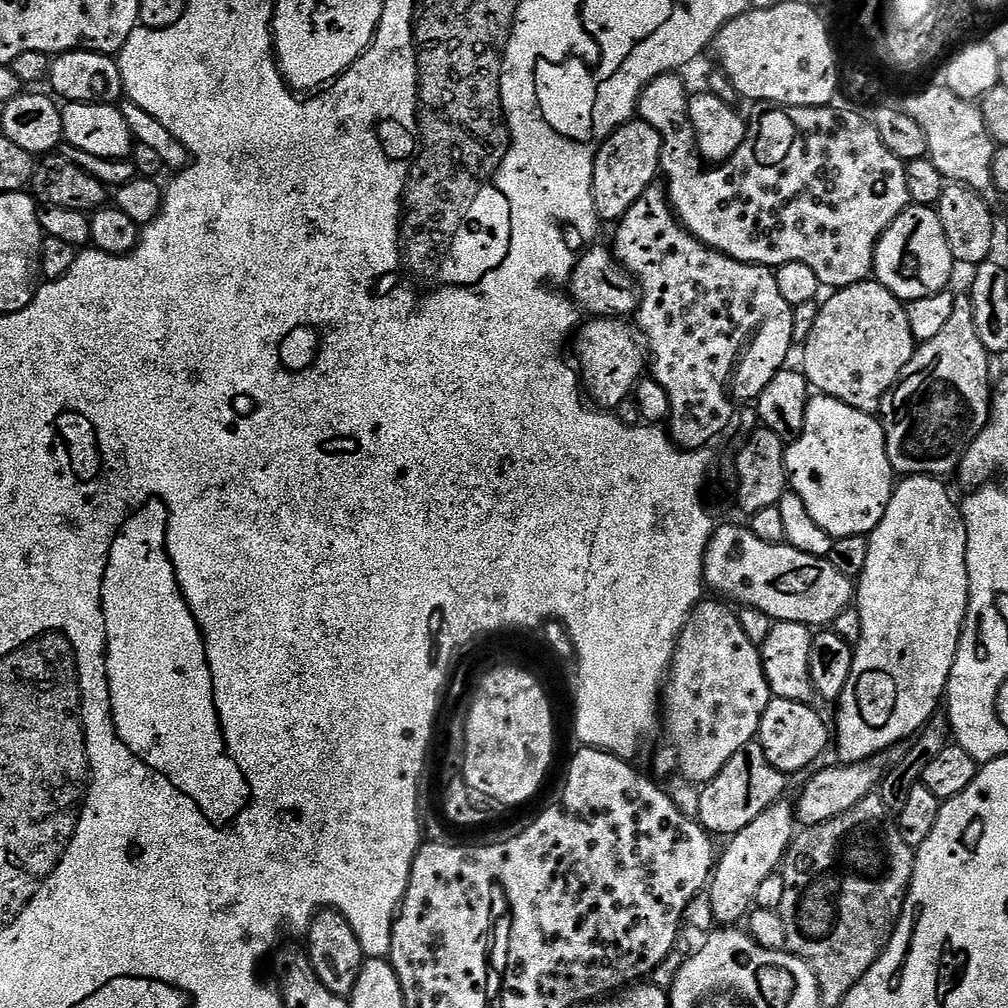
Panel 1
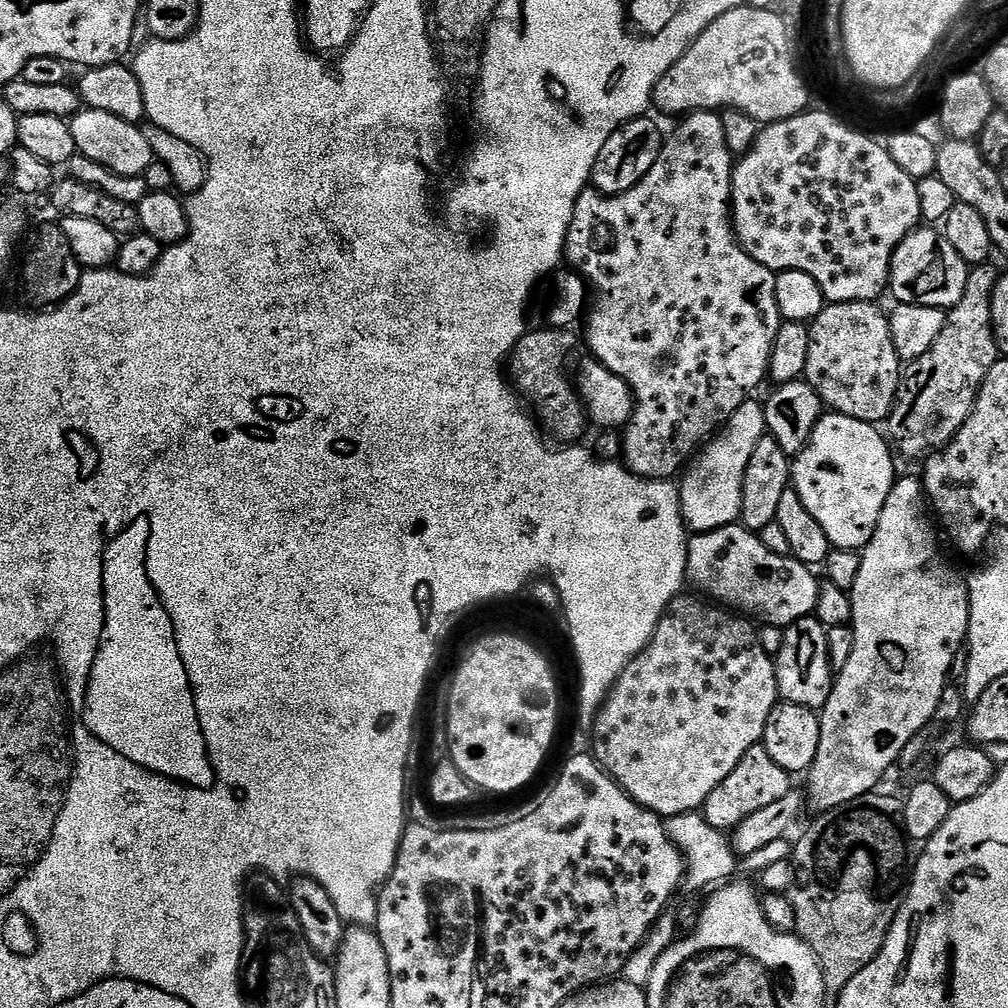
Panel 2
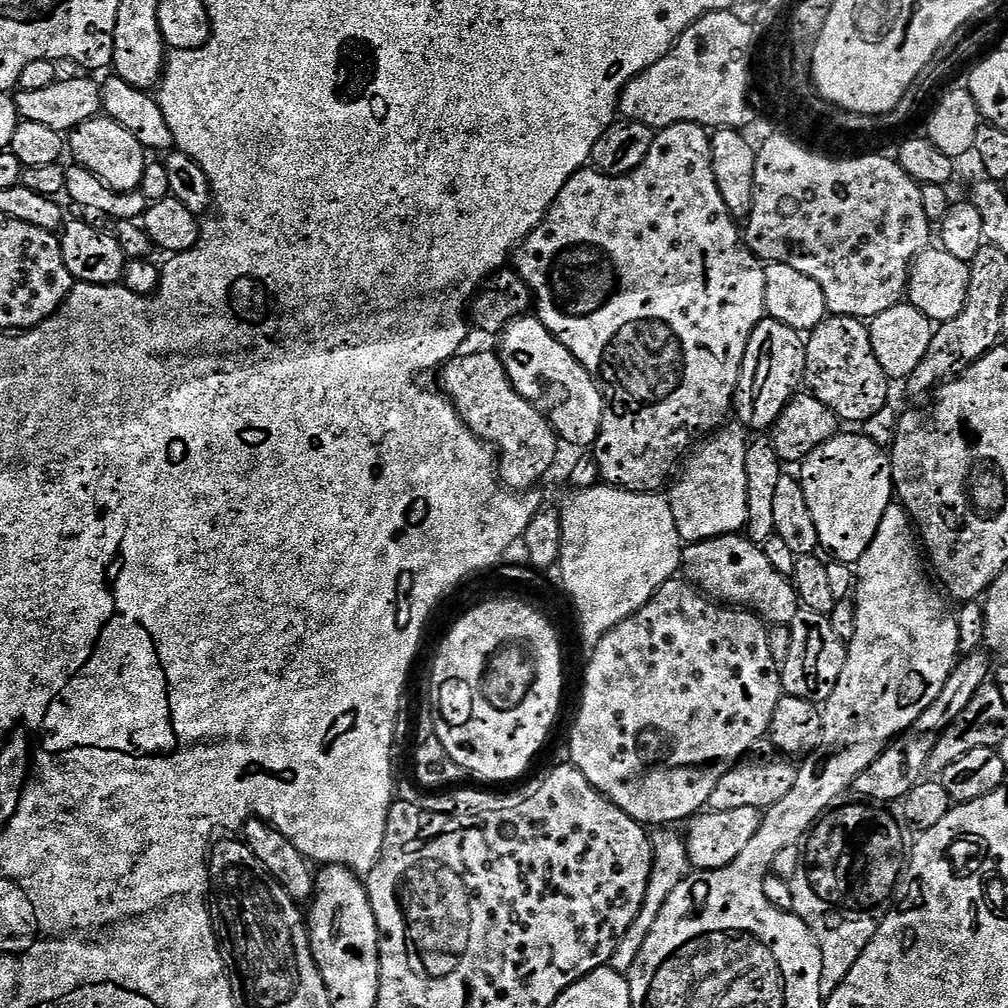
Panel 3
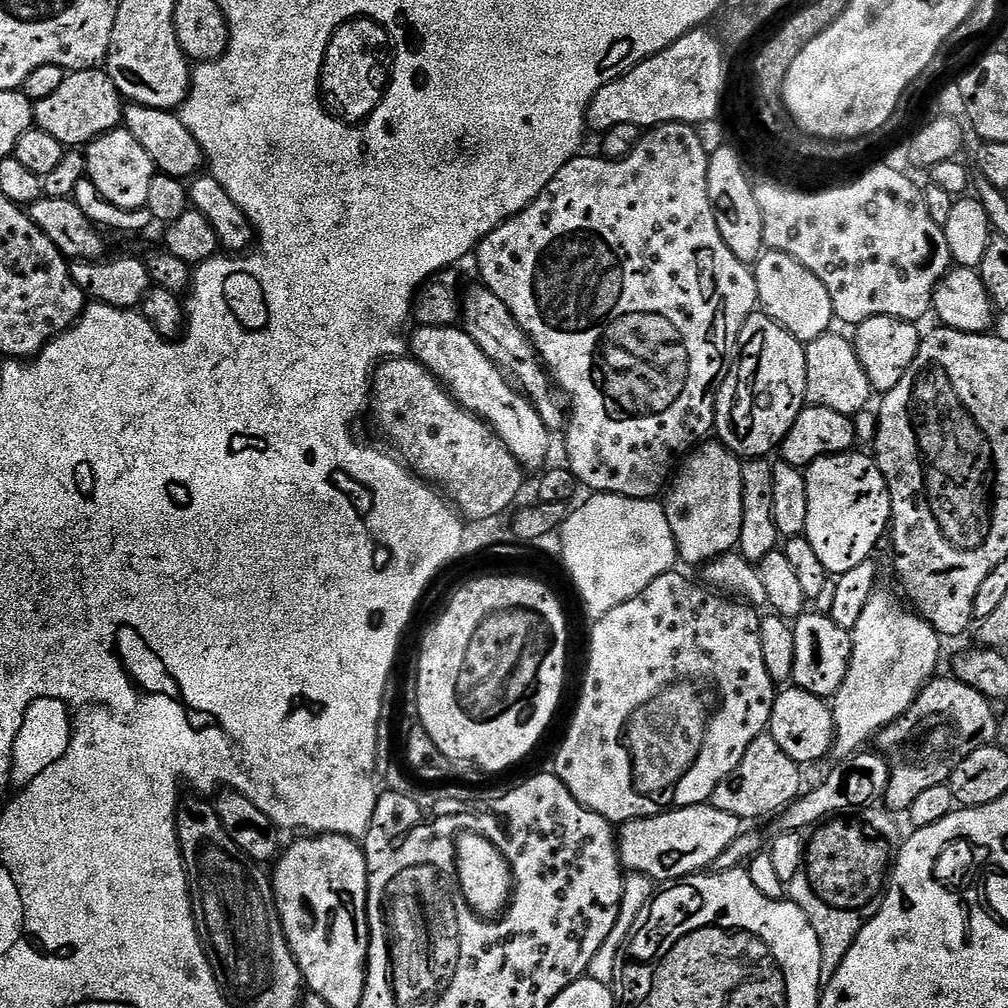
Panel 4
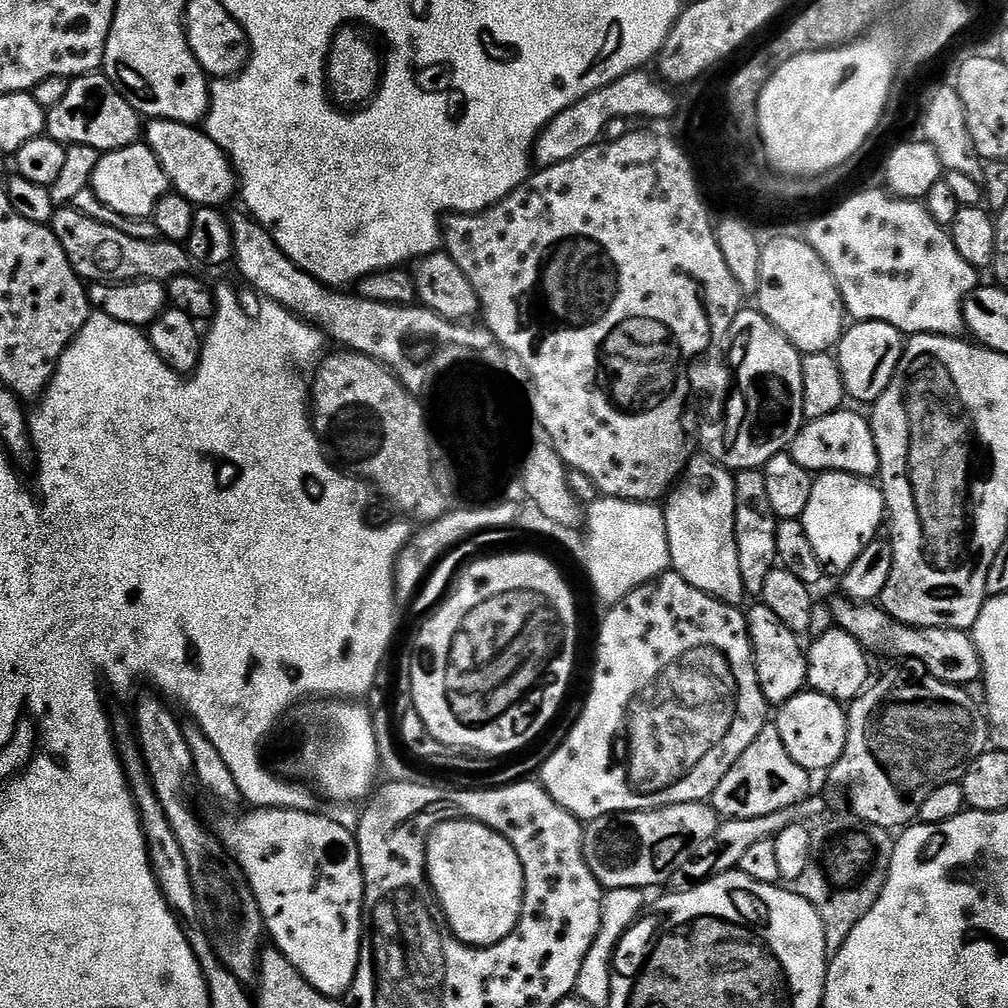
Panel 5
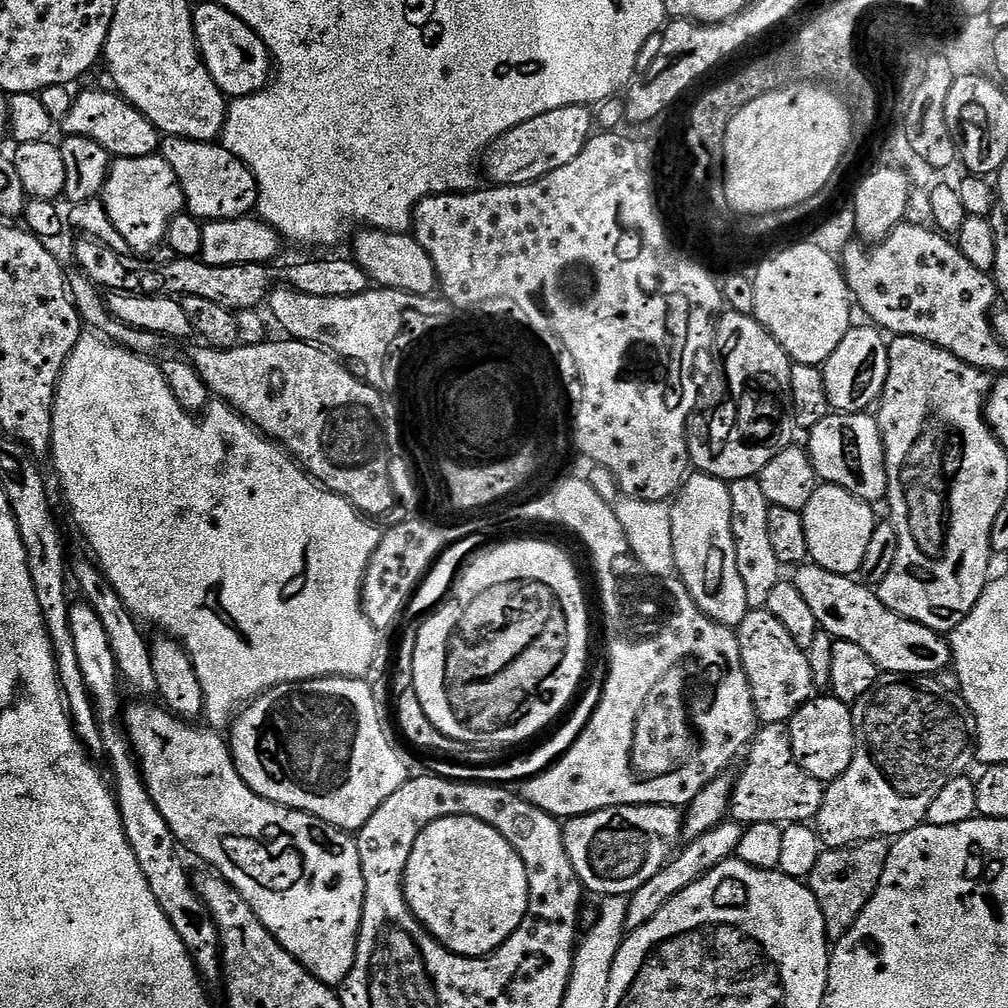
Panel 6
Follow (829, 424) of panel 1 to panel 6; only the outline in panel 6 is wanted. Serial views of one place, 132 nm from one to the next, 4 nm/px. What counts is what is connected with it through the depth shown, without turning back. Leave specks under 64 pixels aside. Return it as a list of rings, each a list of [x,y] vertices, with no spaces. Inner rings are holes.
[[[821,483],[802,513],[811,563],[839,576],[855,577],[862,566],[862,558],[866,558],[866,546],[870,546],[870,538],[878,523],[872,508],[869,501],[859,500],[845,488]]]

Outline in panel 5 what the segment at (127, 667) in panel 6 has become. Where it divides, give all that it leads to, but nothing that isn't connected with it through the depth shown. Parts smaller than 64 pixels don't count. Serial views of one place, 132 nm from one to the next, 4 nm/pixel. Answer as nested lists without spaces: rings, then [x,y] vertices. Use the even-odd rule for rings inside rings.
[[[151,695],[140,696],[136,700],[134,732],[148,768],[148,777],[152,780],[152,789],[154,794],[158,794],[158,802],[162,802],[170,830],[174,830],[174,838],[178,838],[178,846],[182,846],[182,854],[186,854],[186,866],[190,870],[190,882],[194,886],[200,920],[218,958],[226,970],[234,974],[234,978],[246,986],[251,985],[257,979],[260,953],[265,943],[263,940],[266,940],[260,907],[250,890],[248,879],[235,860],[229,857],[219,835],[213,829],[211,832],[192,809],[188,787],[194,784],[194,758],[190,754],[190,746],[186,746],[184,729],[181,721],[176,721],[175,714],[171,712],[173,709],[159,695]]]

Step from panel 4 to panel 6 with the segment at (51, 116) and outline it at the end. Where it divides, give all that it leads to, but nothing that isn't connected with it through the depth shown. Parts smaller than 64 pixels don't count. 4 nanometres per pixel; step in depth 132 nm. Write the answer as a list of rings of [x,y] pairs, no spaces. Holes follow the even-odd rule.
[[[88,88],[85,92],[76,92],[69,113],[66,114],[62,121],[62,130],[64,136],[81,136],[82,138],[90,138],[94,142],[98,142],[98,146],[102,146],[107,150],[109,157],[129,156],[130,158],[142,158],[143,156],[154,156],[161,151],[162,133],[160,129],[155,128],[149,120],[147,120],[139,110],[128,103],[123,96],[115,91],[103,92],[100,88]]]

